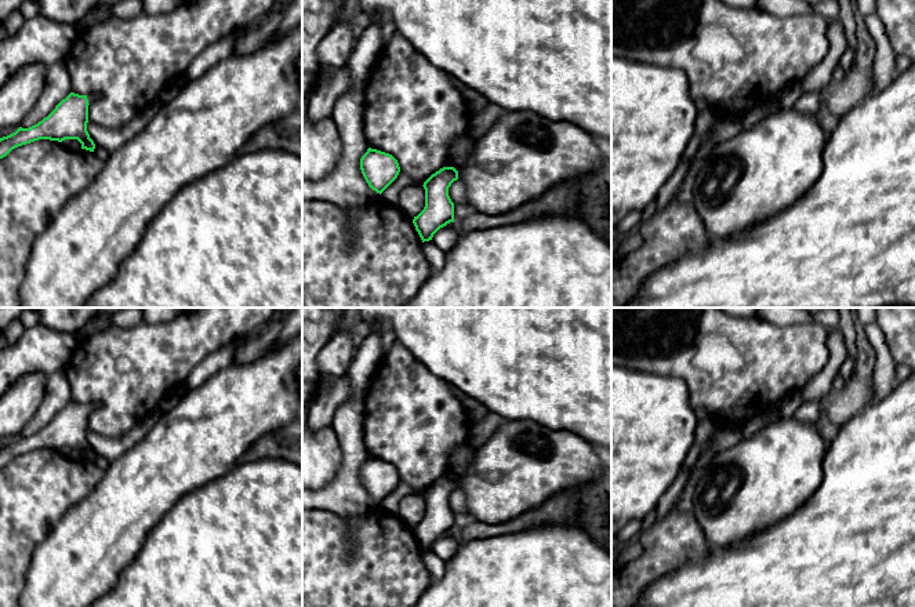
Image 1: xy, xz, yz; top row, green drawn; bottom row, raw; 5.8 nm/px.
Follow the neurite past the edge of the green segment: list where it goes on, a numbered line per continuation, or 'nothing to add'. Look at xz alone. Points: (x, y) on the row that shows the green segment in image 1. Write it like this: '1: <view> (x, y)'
nothing to add

